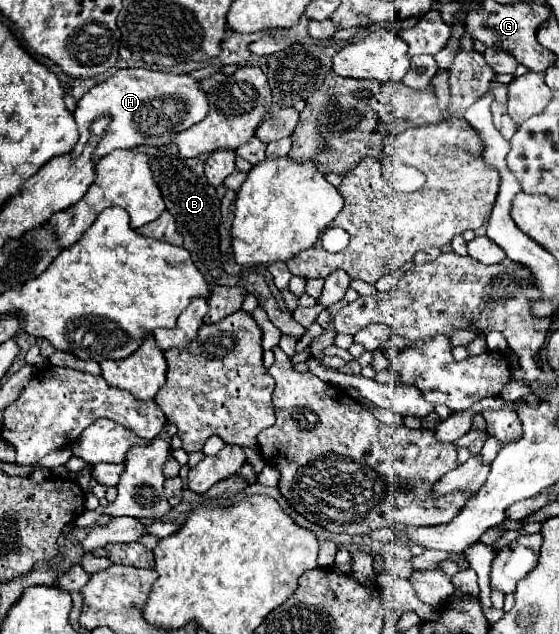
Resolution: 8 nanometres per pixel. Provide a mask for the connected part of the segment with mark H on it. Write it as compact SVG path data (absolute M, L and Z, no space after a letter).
M118 69L104 83L94 85L74 109L74 121L80 139L72 151L78 157L90 139L90 125L100 117L110 117L110 123L94 149L94 159L108 155L114 149L134 149L140 145L168 145L172 135L202 121L208 113L206 93L200 91L198 81L188 75L172 75L150 69Z

